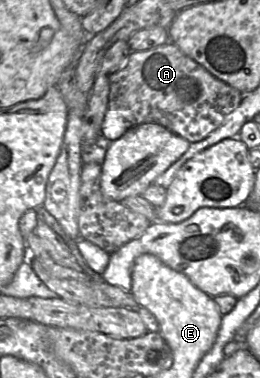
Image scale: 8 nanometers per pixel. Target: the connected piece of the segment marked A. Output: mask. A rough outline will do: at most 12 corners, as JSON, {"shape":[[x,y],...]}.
{"shape":[[170,40],[110,77],[101,134],[158,123],[198,142],[243,93]]}

